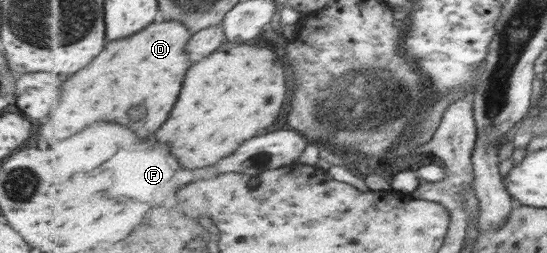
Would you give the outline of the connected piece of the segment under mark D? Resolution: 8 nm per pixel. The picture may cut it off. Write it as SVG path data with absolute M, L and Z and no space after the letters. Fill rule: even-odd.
M168 19L154 22L146 31L136 33L134 41L130 37L126 41L111 41L98 61L92 61L86 69L82 69L82 73L76 73L66 81L62 113L54 107L52 113L46 115L46 123L38 127L38 135L48 141L60 141L76 135L96 121L114 121L122 125L142 121L142 127L130 129L138 135L142 129L142 137L152 135L170 117L180 97L180 89L192 60L186 49L193 34L185 23Z

